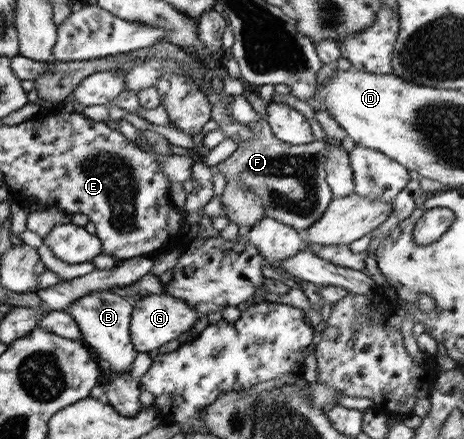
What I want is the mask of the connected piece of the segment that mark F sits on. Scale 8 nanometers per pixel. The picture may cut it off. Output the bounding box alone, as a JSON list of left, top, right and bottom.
[213,119,331,233]

